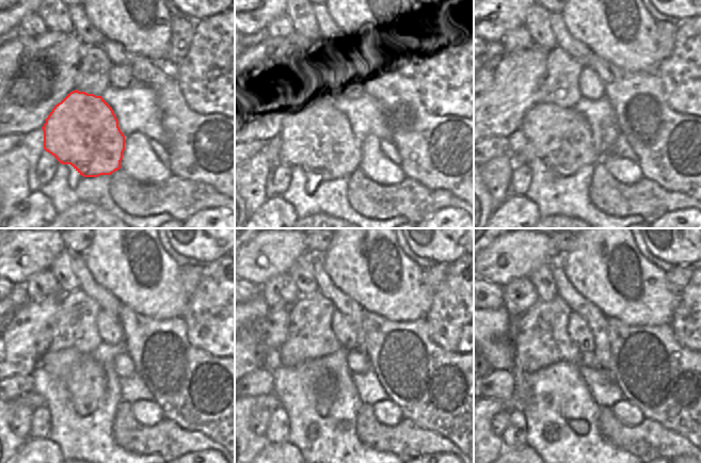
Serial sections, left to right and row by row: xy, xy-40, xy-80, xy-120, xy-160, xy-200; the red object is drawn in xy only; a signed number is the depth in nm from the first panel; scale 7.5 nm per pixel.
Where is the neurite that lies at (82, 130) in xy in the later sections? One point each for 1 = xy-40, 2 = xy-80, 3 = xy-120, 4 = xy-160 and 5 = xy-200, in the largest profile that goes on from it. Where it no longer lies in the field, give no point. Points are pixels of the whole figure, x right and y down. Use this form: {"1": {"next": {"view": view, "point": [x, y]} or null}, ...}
{"1": {"next": {"view": "xy-40", "point": [316, 134]}}, "2": {"next": {"view": "xy-80", "point": [561, 138]}}, "3": {"next": {"view": "xy-120", "point": [84, 378]}}, "4": {"next": {"view": "xy-160", "point": [256, 443]}}, "5": {"next": {"view": "xy-200", "point": [495, 445]}}}

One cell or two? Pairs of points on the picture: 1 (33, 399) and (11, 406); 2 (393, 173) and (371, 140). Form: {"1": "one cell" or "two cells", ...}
{"1": "one cell", "2": "one cell"}

